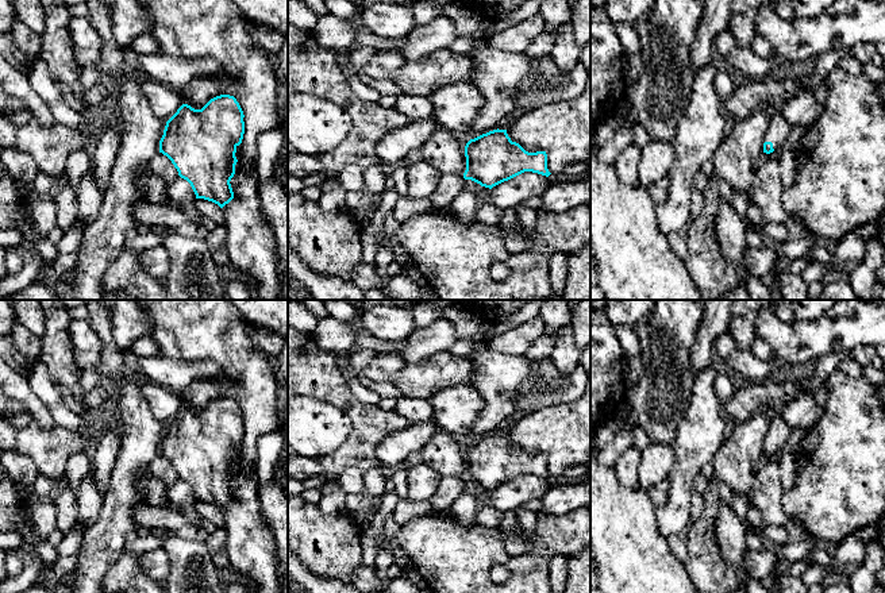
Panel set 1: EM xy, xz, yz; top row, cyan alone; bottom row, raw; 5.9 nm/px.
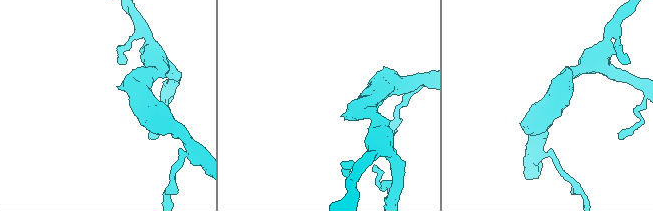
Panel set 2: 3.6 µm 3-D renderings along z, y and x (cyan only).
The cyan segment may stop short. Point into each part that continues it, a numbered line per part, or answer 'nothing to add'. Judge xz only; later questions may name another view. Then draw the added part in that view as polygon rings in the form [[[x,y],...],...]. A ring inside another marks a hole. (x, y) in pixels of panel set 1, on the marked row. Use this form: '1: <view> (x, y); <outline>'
1: xz (449, 185); [[[442,174],[435,190],[430,195],[428,200],[432,204],[435,211],[450,207],[454,197],[466,189],[467,180],[463,178],[463,174]]]

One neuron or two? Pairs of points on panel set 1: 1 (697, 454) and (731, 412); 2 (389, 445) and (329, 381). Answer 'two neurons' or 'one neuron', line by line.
1: two neurons
2: two neurons

